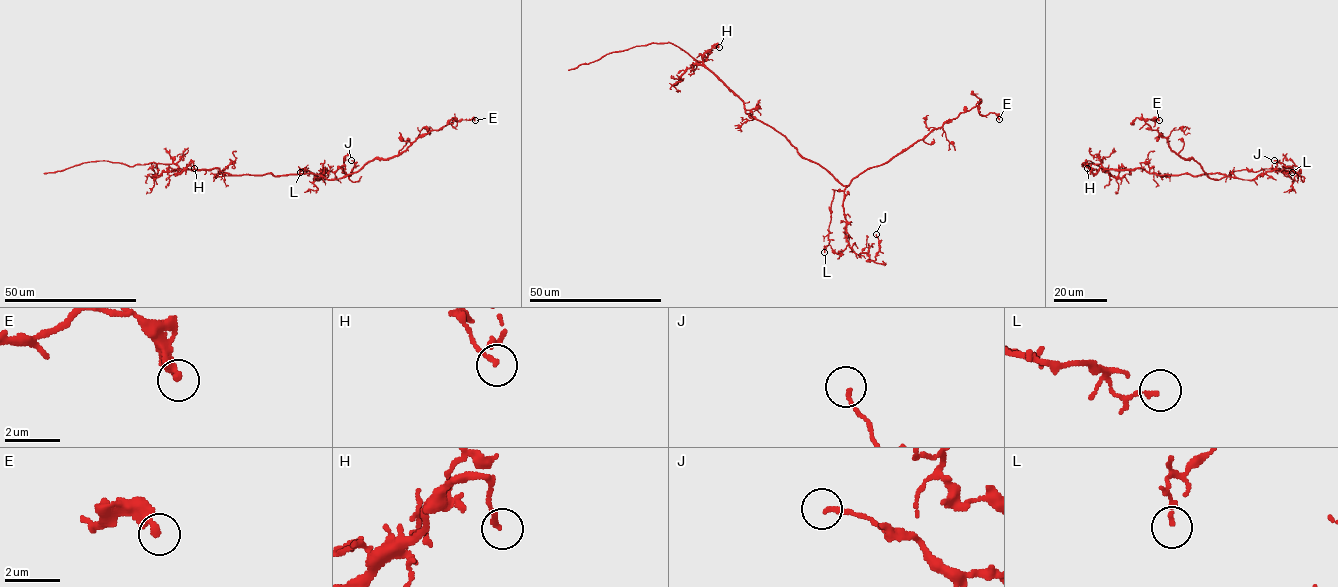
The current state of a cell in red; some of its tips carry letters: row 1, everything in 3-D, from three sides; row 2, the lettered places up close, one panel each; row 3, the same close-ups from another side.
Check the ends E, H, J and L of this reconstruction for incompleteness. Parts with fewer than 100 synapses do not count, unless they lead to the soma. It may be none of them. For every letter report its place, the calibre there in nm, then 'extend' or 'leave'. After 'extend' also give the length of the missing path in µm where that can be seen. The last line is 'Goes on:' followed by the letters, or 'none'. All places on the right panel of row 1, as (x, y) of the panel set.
E: at (1159, 120); 320 nm thick; leave
H: at (1087, 168); 190 nm thick; leave
J: at (1274, 160); 130 nm thick; leave
L: at (1292, 172); 140 nm thick; leave
Goes on: none

